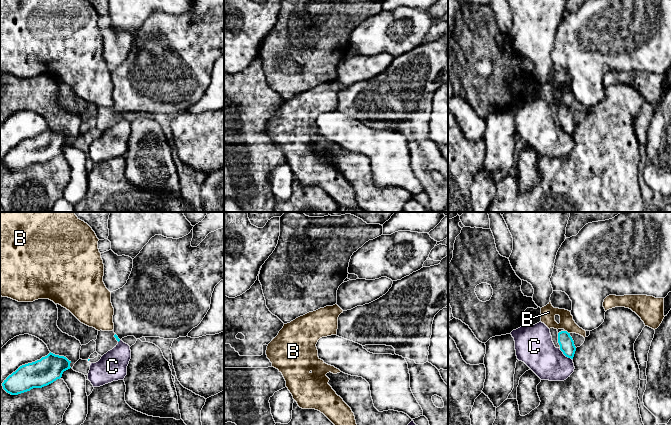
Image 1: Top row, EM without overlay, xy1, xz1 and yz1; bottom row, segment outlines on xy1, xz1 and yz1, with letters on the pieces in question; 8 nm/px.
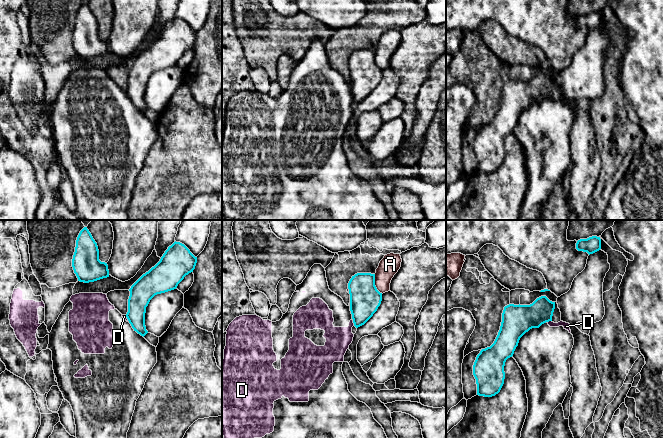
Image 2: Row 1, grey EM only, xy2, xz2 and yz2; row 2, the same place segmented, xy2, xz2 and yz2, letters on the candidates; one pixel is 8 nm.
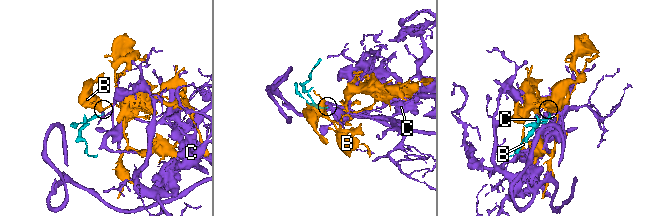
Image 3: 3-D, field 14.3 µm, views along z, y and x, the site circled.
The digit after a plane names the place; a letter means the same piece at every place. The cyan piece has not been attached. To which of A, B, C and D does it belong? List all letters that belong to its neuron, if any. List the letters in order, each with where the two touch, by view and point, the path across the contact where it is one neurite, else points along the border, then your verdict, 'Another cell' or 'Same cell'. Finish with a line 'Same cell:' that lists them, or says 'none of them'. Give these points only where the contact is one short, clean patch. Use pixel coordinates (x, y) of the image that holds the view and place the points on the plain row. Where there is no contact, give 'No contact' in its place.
A: Touches cyan at xz2 (374, 60). Another cell
B: Touches cyan at yz1 (566, 107). Boundary: yz1 (565, 106), (569, 109). Another cell
C: Touches cyan at yz1 (565, 131). Boundary: yz1 (559, 124), (571, 135). Another cell
D: Touches cyan at xz2 (353, 98). Another cell
Same cell: none of them

